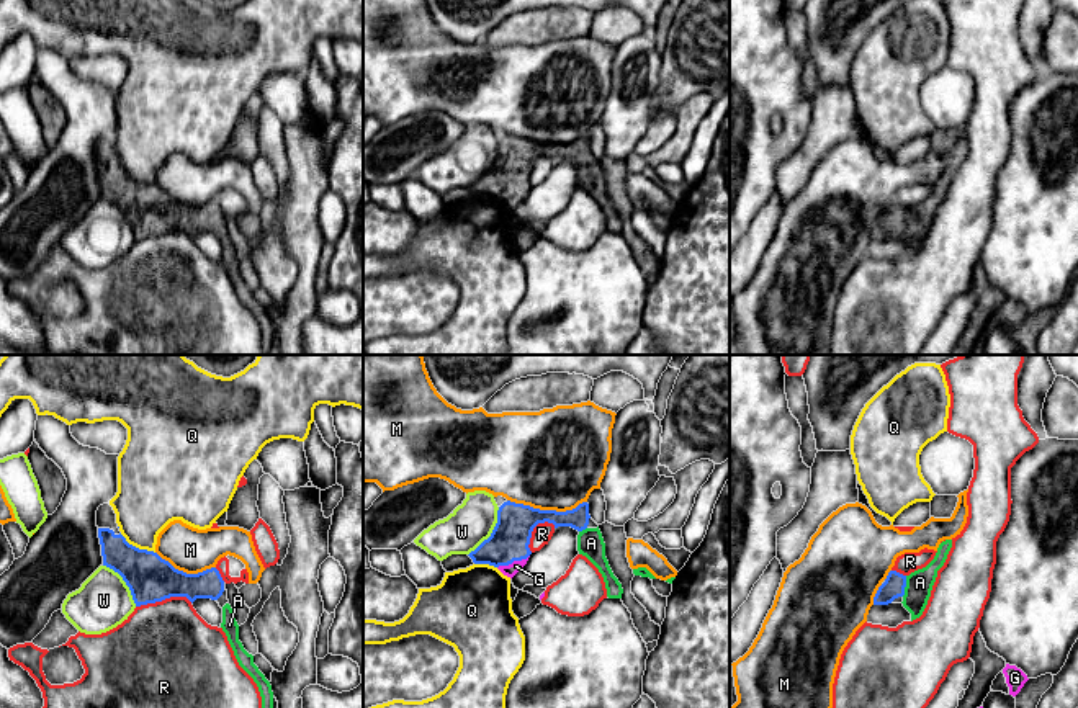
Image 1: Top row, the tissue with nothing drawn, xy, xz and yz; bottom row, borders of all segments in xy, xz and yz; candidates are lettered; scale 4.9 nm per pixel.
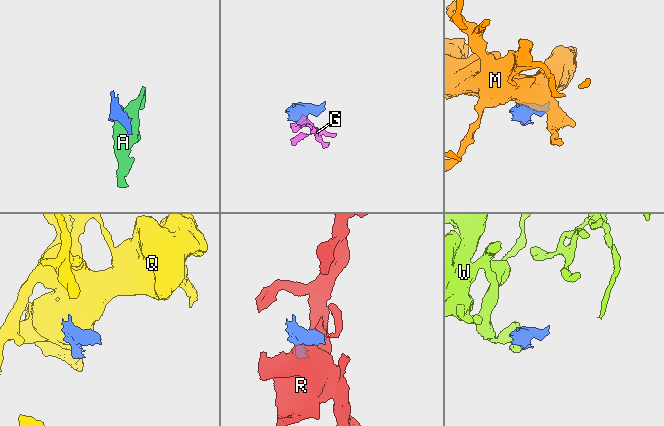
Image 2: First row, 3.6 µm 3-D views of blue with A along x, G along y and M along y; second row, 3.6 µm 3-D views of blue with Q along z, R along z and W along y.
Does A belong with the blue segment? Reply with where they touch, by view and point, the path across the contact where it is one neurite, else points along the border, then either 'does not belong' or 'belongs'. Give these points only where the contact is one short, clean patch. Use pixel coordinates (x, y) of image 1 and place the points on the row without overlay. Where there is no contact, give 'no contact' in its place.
yz (905, 219) | across yz (895, 216), (905, 219), (916, 219), (920, 216) | belongs

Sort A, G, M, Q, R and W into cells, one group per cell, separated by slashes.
A G / M / Q / R / W

